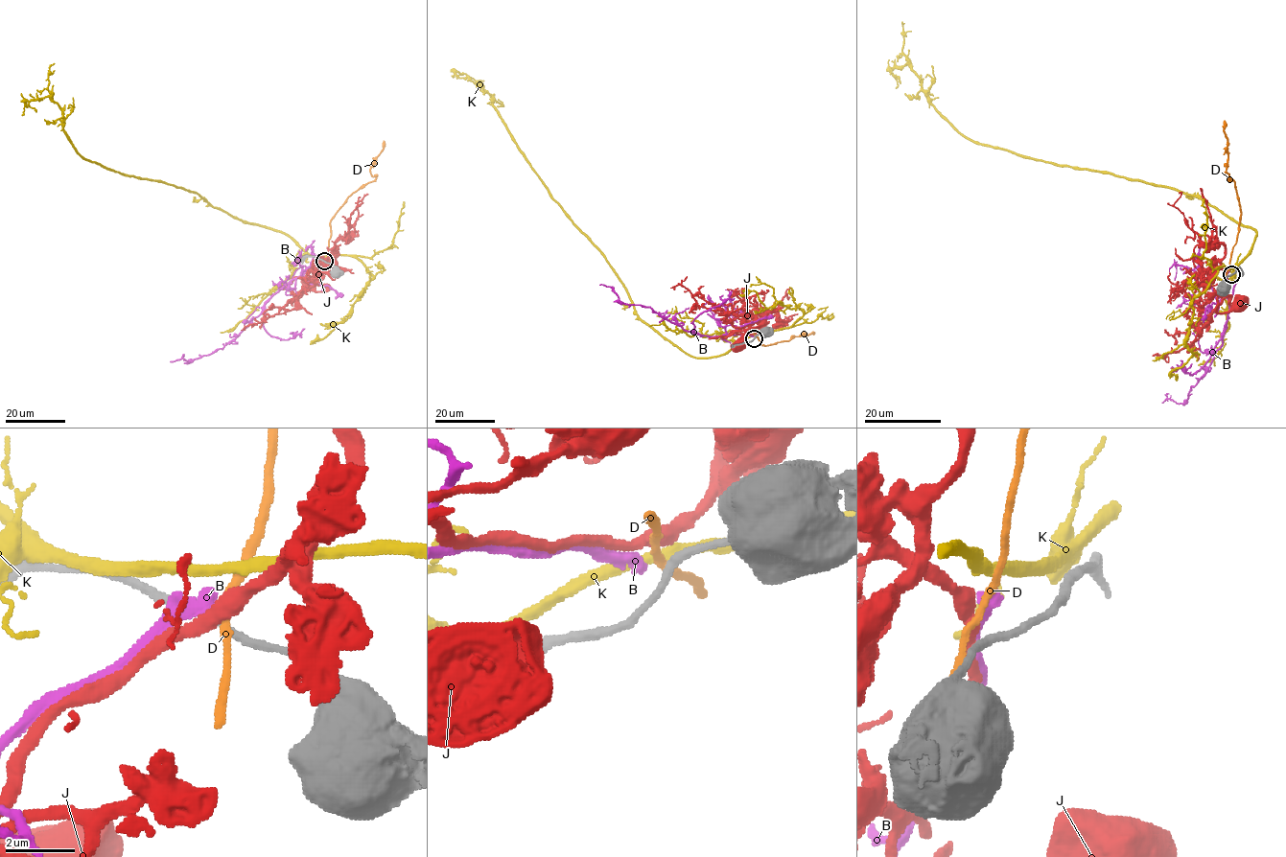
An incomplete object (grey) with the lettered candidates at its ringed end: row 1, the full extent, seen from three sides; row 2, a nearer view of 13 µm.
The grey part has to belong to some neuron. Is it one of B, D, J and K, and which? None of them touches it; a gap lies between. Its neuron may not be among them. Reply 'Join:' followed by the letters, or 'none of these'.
Join: B

